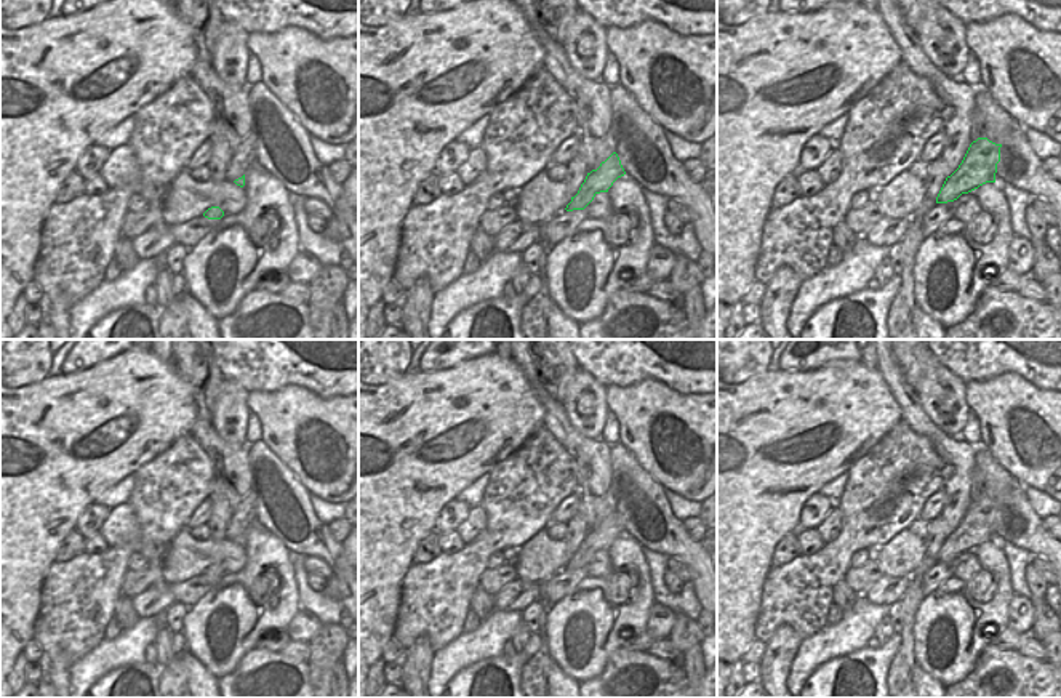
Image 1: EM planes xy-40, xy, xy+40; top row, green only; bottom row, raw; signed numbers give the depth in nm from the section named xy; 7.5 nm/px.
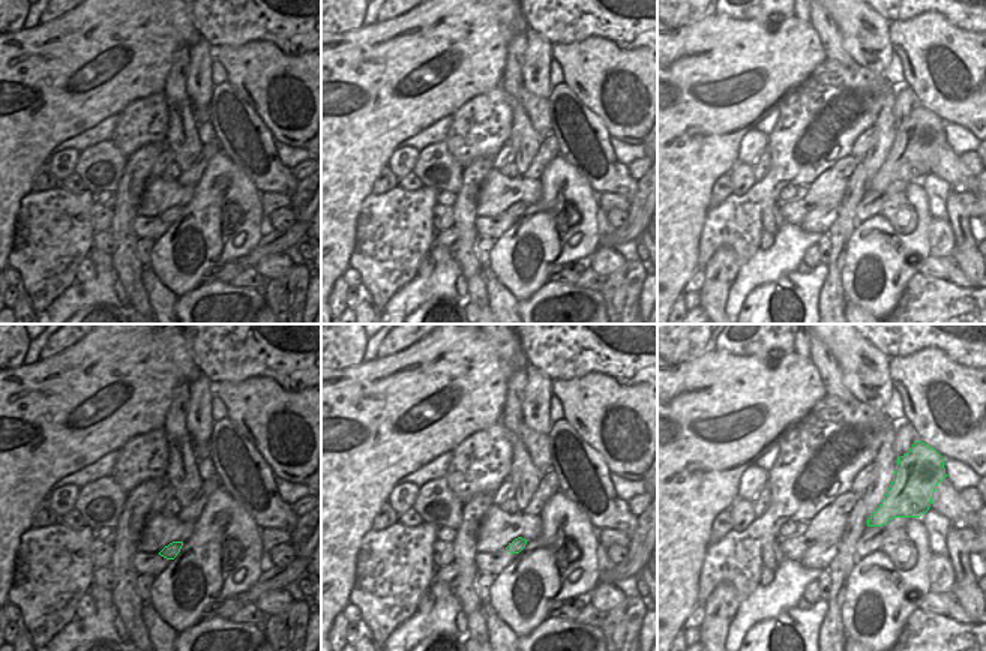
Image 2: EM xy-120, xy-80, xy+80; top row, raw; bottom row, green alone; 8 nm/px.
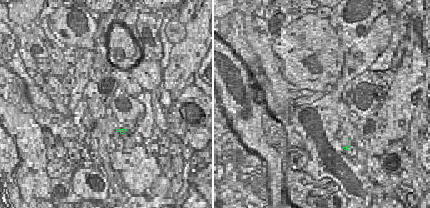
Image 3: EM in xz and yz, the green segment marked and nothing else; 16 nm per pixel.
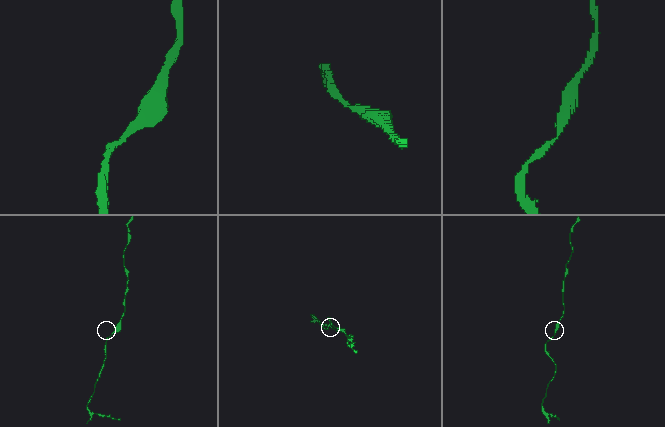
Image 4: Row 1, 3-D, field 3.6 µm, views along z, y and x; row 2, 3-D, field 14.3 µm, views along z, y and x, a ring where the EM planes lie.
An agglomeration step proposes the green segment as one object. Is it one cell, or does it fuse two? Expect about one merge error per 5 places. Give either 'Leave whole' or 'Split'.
Leave whole

